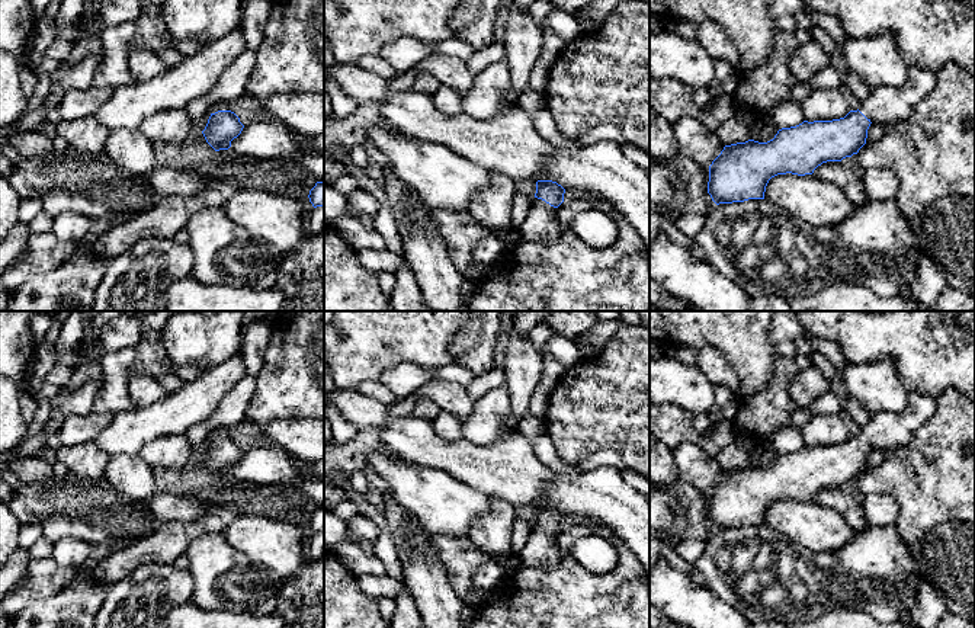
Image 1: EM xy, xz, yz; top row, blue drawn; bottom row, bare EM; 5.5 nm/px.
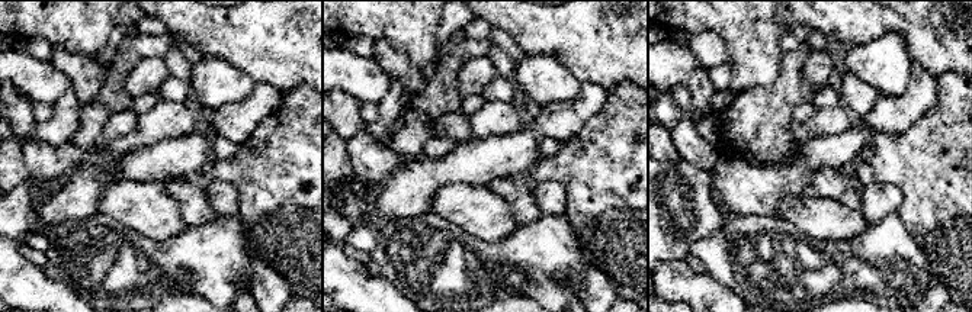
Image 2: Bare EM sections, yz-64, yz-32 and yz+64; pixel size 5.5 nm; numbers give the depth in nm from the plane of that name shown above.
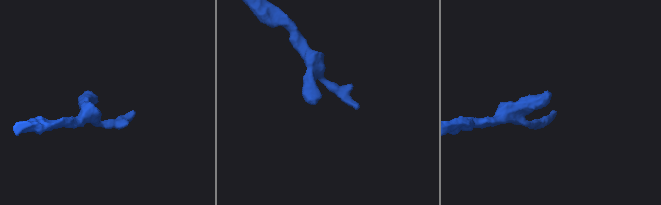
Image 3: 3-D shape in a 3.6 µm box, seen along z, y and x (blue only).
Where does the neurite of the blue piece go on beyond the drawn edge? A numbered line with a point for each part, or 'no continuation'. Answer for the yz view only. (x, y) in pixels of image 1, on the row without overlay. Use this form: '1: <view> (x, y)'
1: yz (885, 431)

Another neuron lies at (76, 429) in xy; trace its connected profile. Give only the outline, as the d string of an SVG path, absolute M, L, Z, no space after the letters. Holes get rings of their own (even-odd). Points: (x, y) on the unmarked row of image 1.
M92 413L70 414L64 419L58 436L62 446L94 442L96 436L112 422L113 414L105 413L97 422Z

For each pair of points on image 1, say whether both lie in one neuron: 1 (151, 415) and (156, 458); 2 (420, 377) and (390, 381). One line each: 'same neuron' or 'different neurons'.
1: different neurons
2: same neuron

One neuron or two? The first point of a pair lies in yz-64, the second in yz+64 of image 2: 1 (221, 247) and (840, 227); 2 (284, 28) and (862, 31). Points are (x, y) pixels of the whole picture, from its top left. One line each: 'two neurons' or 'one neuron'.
1: two neurons
2: one neuron

